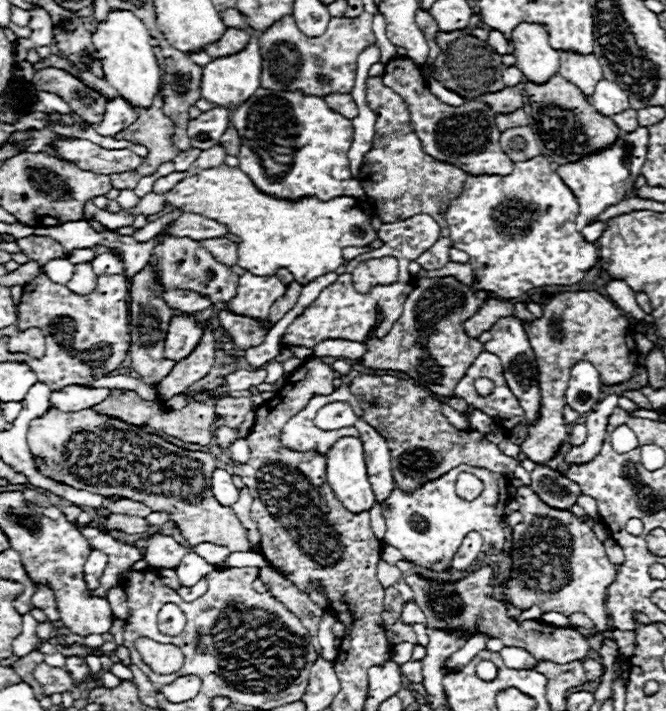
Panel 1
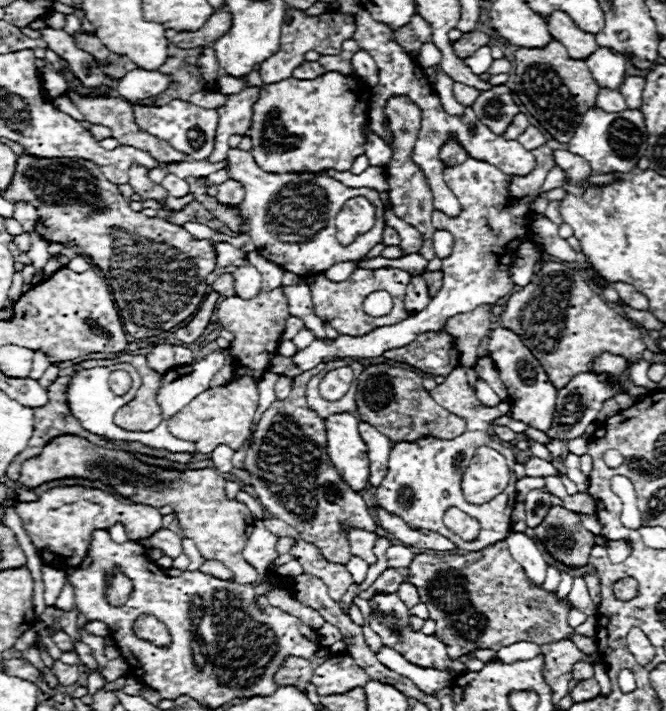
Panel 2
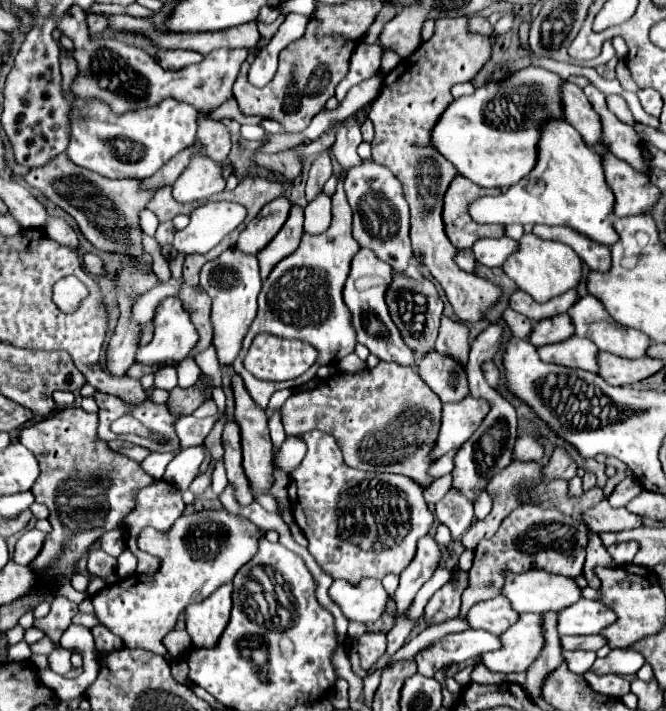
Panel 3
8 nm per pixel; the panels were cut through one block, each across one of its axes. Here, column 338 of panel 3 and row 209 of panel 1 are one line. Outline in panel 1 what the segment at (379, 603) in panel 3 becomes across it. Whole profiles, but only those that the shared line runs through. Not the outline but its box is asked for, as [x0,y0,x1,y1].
[556,126,648,232]

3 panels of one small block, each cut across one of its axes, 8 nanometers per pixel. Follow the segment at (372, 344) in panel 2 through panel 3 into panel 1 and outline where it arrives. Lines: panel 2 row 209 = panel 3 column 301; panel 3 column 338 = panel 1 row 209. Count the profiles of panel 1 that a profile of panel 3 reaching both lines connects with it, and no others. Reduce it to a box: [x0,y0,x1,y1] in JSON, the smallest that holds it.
[448,156,598,298]

